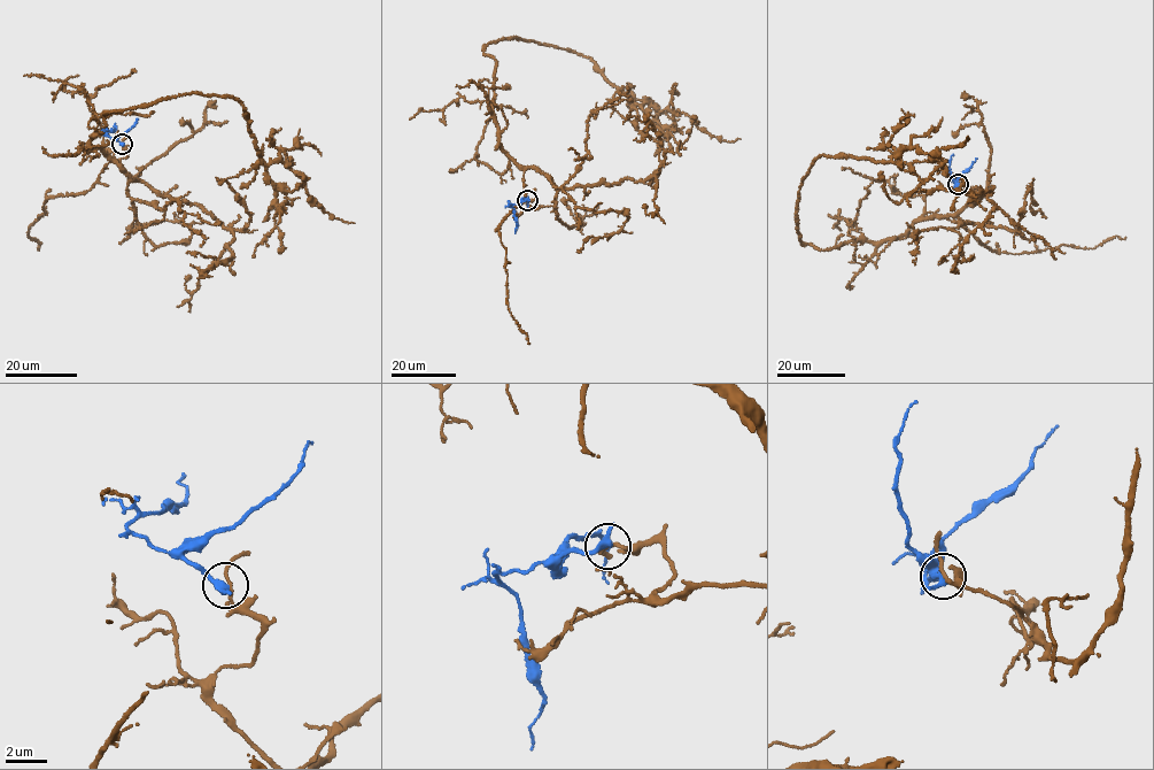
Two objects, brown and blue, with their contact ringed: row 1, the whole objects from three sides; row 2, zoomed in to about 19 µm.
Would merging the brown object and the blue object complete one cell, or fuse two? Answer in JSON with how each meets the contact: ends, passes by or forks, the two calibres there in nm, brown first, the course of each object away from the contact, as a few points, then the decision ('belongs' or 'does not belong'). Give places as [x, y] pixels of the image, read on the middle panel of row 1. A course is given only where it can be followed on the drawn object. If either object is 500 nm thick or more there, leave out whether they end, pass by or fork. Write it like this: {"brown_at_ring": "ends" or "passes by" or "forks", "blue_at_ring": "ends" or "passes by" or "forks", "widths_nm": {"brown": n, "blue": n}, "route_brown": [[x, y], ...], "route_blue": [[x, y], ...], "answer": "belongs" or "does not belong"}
{"brown_at_ring": "passes by", "blue_at_ring": "ends", "widths_nm": {"brown": 150, "blue": 380}, "route_brown": [[528, 200], [554, 206], [557, 193], [503, 151], [483, 53], [502, 39], [581, 53], [635, 102], [740, 138]], "route_blue": [[527, 200], [510, 205], [517, 225], [516, 232]], "answer": "does not belong"}

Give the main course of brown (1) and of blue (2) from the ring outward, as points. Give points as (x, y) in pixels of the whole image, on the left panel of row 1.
1: (123, 144), (138, 179), (90, 149), (106, 110), (193, 92), (238, 99), (263, 161), (354, 223)
2: (122, 144), (106, 133), (115, 129), (115, 124)

